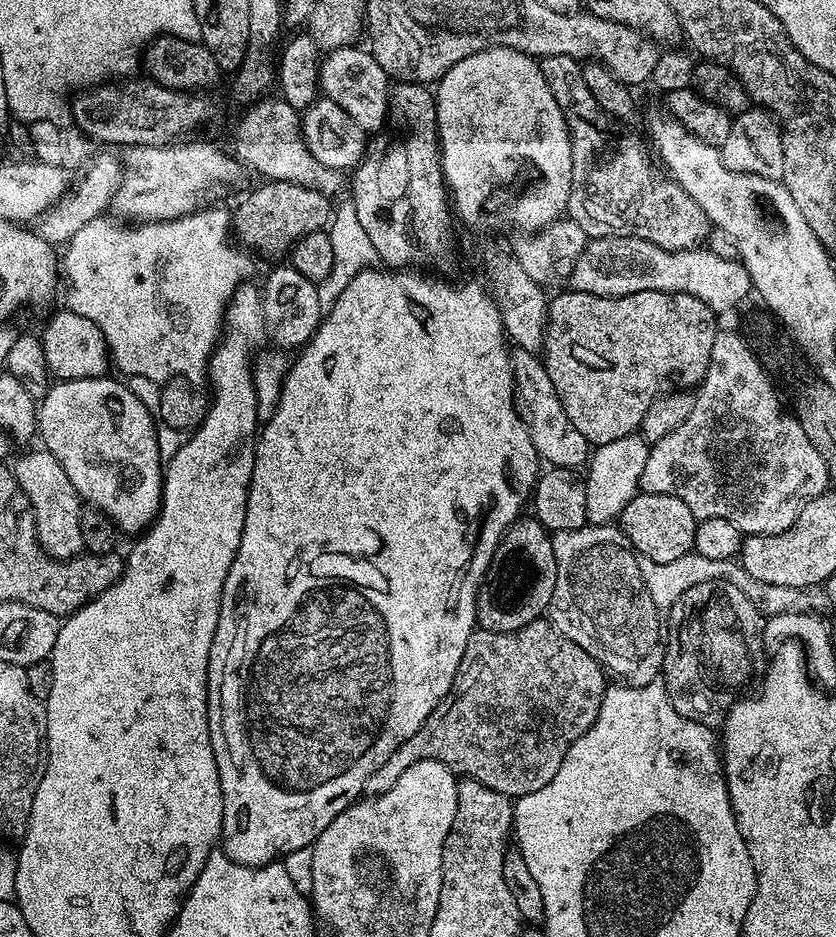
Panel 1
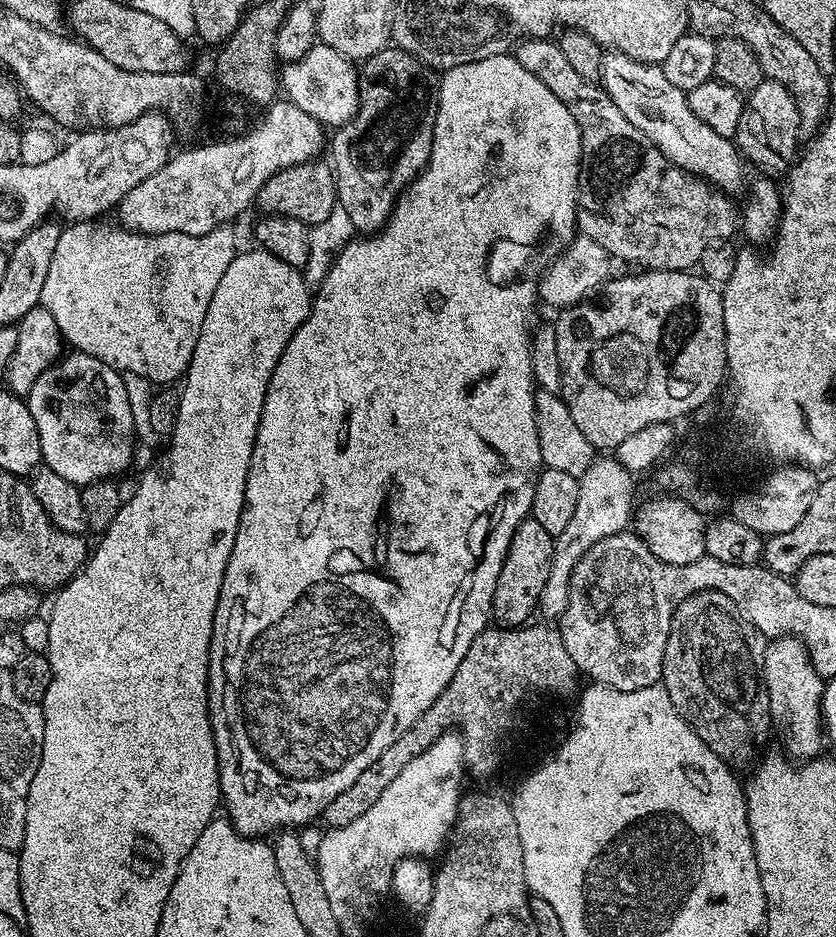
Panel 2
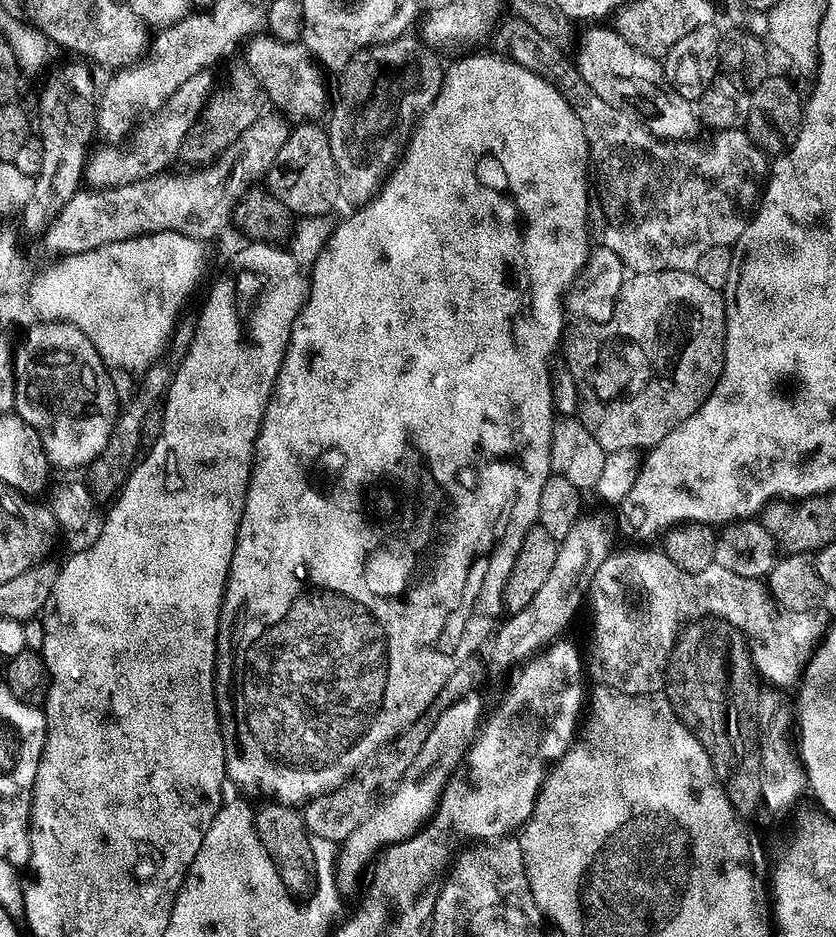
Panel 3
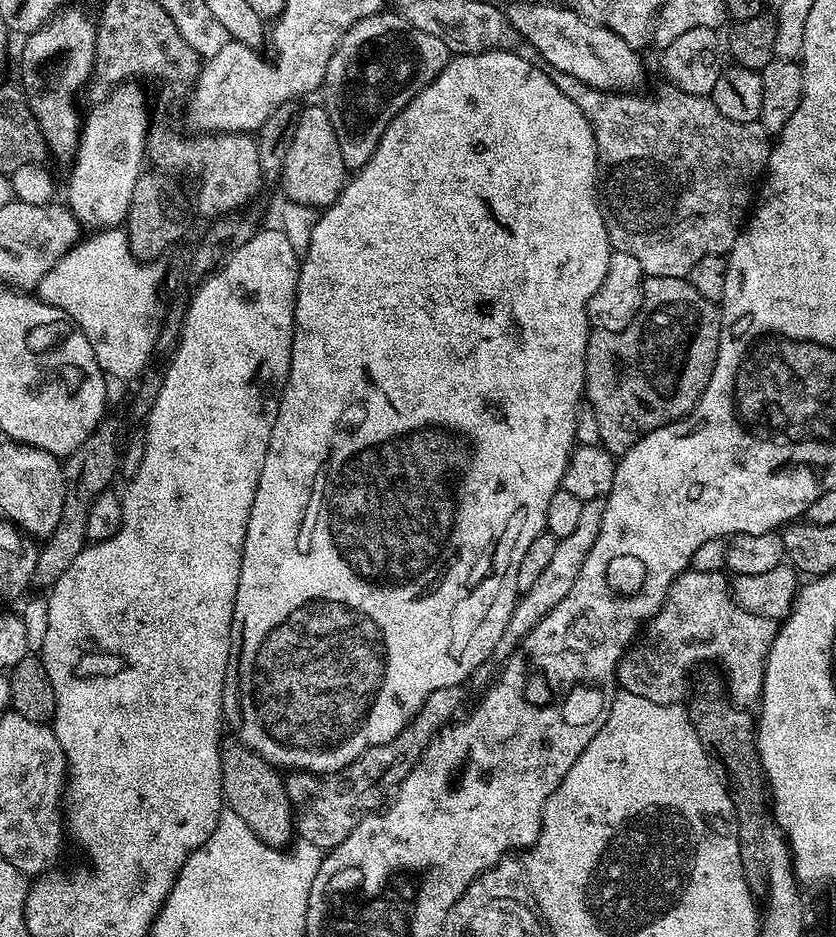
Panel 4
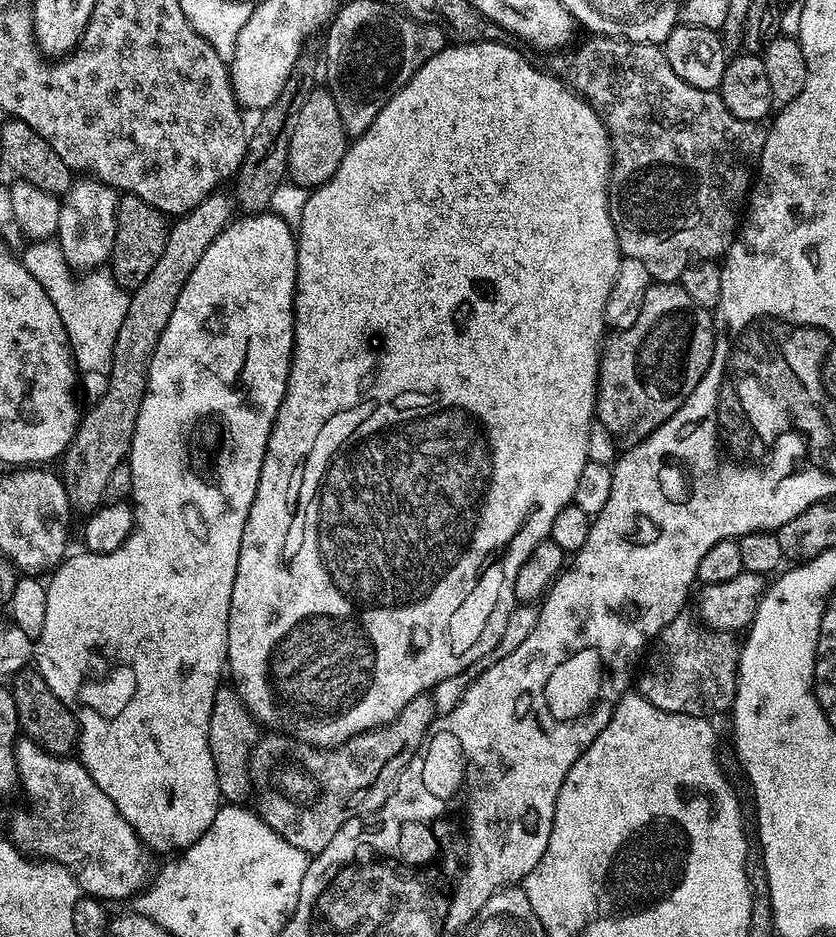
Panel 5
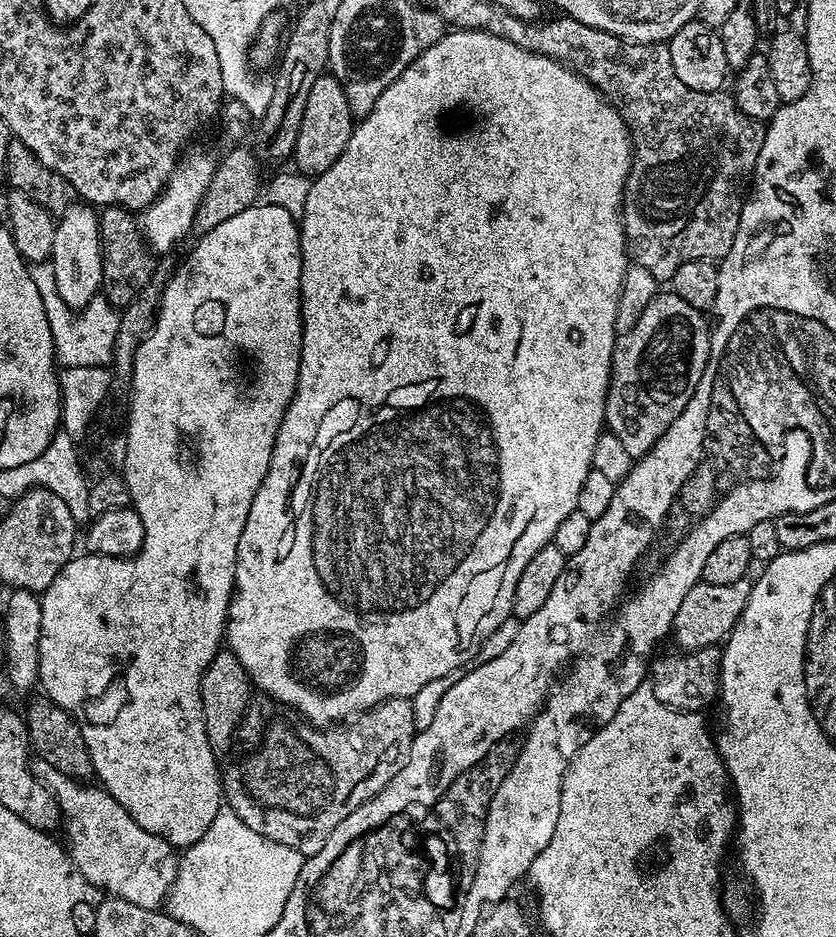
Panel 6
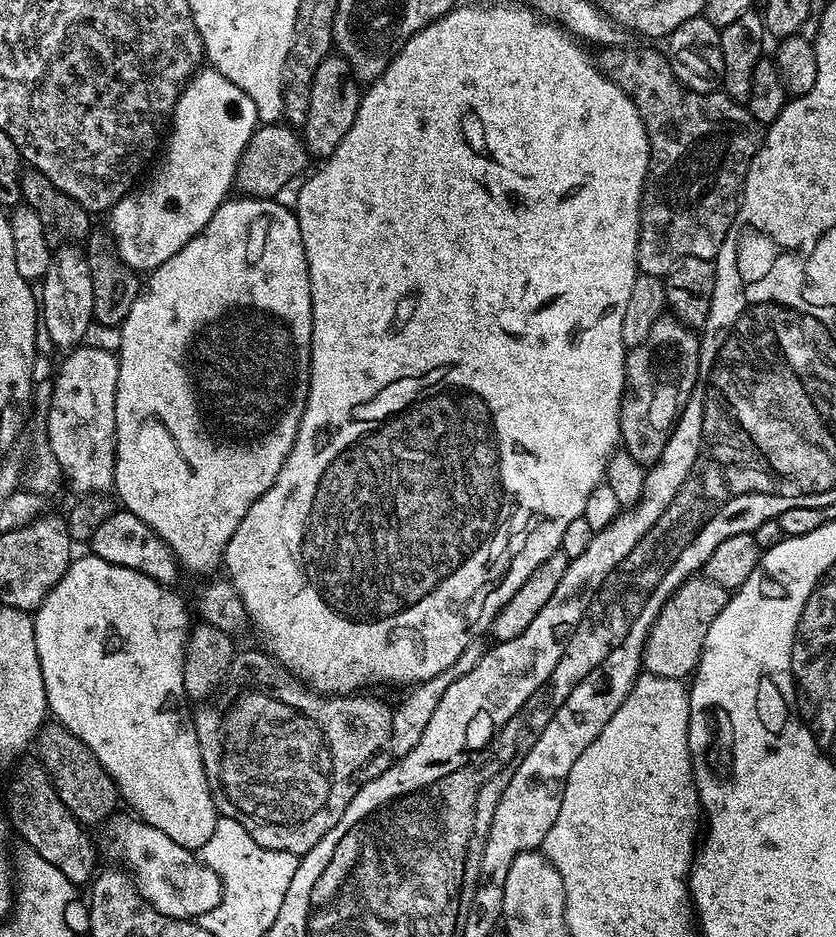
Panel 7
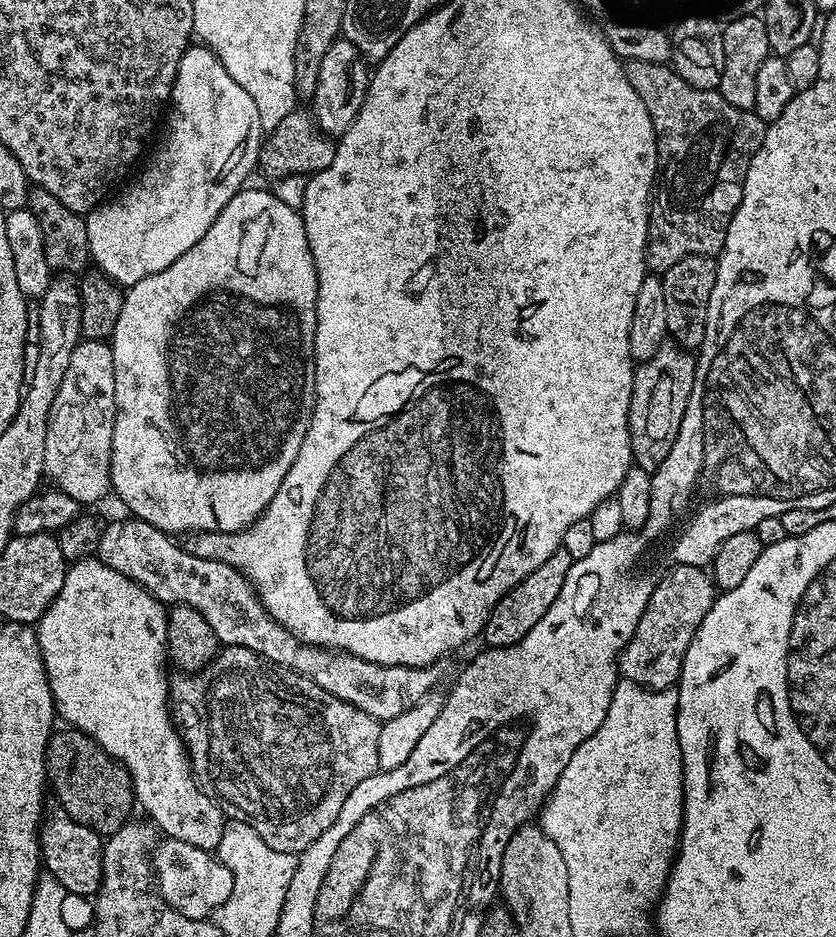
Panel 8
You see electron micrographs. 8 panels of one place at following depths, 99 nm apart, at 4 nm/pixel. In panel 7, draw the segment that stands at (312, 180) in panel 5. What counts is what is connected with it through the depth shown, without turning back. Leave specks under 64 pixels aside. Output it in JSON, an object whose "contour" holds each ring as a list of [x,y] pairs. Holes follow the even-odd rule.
{"contour":[[[329,54],[318,70],[314,70],[314,82],[310,86],[310,110],[302,125],[302,139],[309,157],[327,158],[338,150],[338,142],[342,142],[342,138],[346,138],[346,130],[354,126],[361,95],[361,85],[339,54]]]}

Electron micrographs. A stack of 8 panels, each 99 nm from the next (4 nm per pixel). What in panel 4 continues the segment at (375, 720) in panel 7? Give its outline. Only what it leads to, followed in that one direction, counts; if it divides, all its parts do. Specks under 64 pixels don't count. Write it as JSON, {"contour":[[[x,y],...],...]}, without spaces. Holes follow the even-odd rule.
{"contour":[[[460,686],[434,690],[434,694],[422,702],[422,710],[418,710],[418,714],[397,736],[390,738],[390,742],[368,748],[340,772],[317,774],[297,771],[289,775],[286,780],[288,797],[292,803],[294,828],[299,839],[322,850],[337,848],[348,837],[350,830],[354,830],[354,826],[358,826],[358,822],[367,816],[373,815],[385,803],[389,793],[399,788],[408,777],[412,767],[424,756],[428,745],[435,740],[436,733],[453,719],[451,716],[459,706],[464,690]]]}

